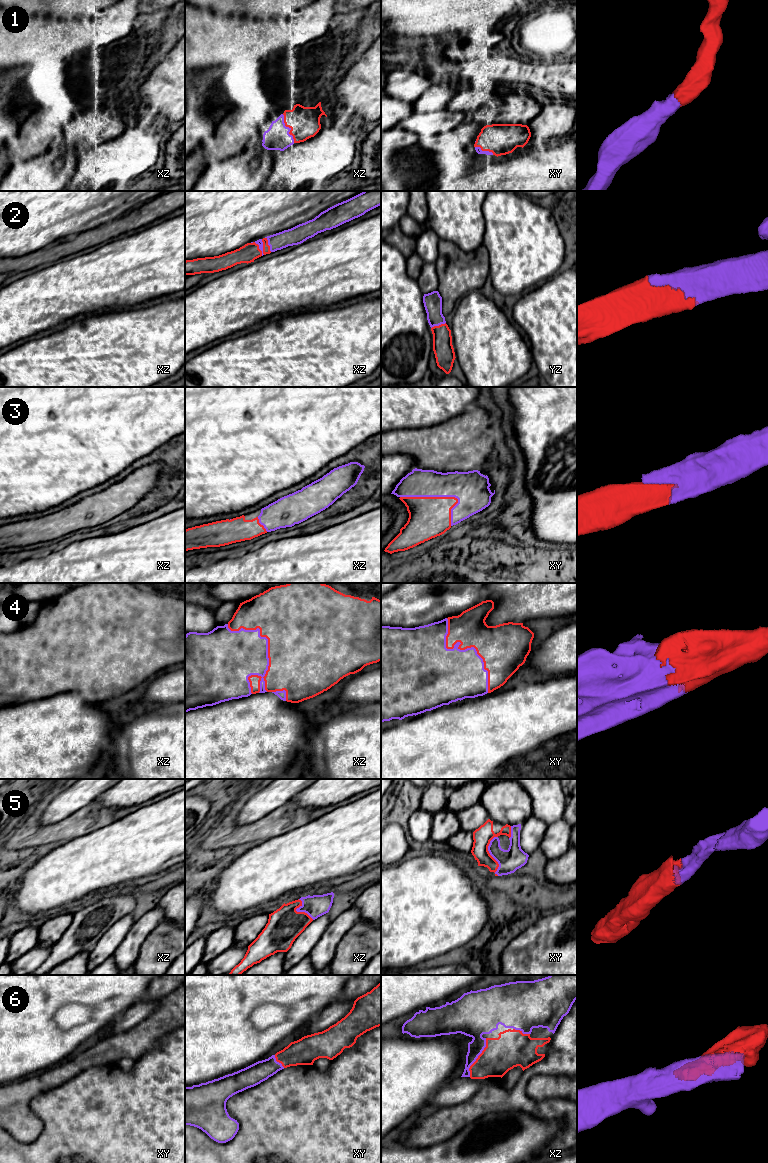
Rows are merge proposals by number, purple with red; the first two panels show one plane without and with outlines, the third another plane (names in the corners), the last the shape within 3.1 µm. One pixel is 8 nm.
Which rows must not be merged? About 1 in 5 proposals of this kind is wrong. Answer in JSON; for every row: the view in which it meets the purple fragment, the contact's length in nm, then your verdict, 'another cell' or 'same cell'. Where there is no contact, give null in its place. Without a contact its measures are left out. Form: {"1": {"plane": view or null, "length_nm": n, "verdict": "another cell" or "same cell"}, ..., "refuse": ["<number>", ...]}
{"1": {"plane": "xz", "length_nm": 260, "verdict": "same cell"}, "2": {"plane": "xz", "length_nm": 150, "verdict": "same cell"}, "3": {"plane": "xy", "length_nm": 480, "verdict": "same cell"}, "4": {"plane": "xz", "length_nm": 650, "verdict": "same cell"}, "5": {"plane": "xy", "length_nm": 320, "verdict": "same cell"}, "6": {"plane": "xz", "length_nm": 340, "verdict": "same cell"}, "refuse": []}

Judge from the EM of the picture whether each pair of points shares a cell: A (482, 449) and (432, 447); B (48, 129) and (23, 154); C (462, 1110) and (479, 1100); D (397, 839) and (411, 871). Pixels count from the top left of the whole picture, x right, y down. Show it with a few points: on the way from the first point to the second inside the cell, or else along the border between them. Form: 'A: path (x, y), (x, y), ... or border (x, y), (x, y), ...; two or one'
A: path (470, 447), (444, 447); one
B: path (42, 135), (29, 148); one
C: path (466, 1110), (469, 1110), (475, 1104); one
D: border (402, 860), (391, 865); two

